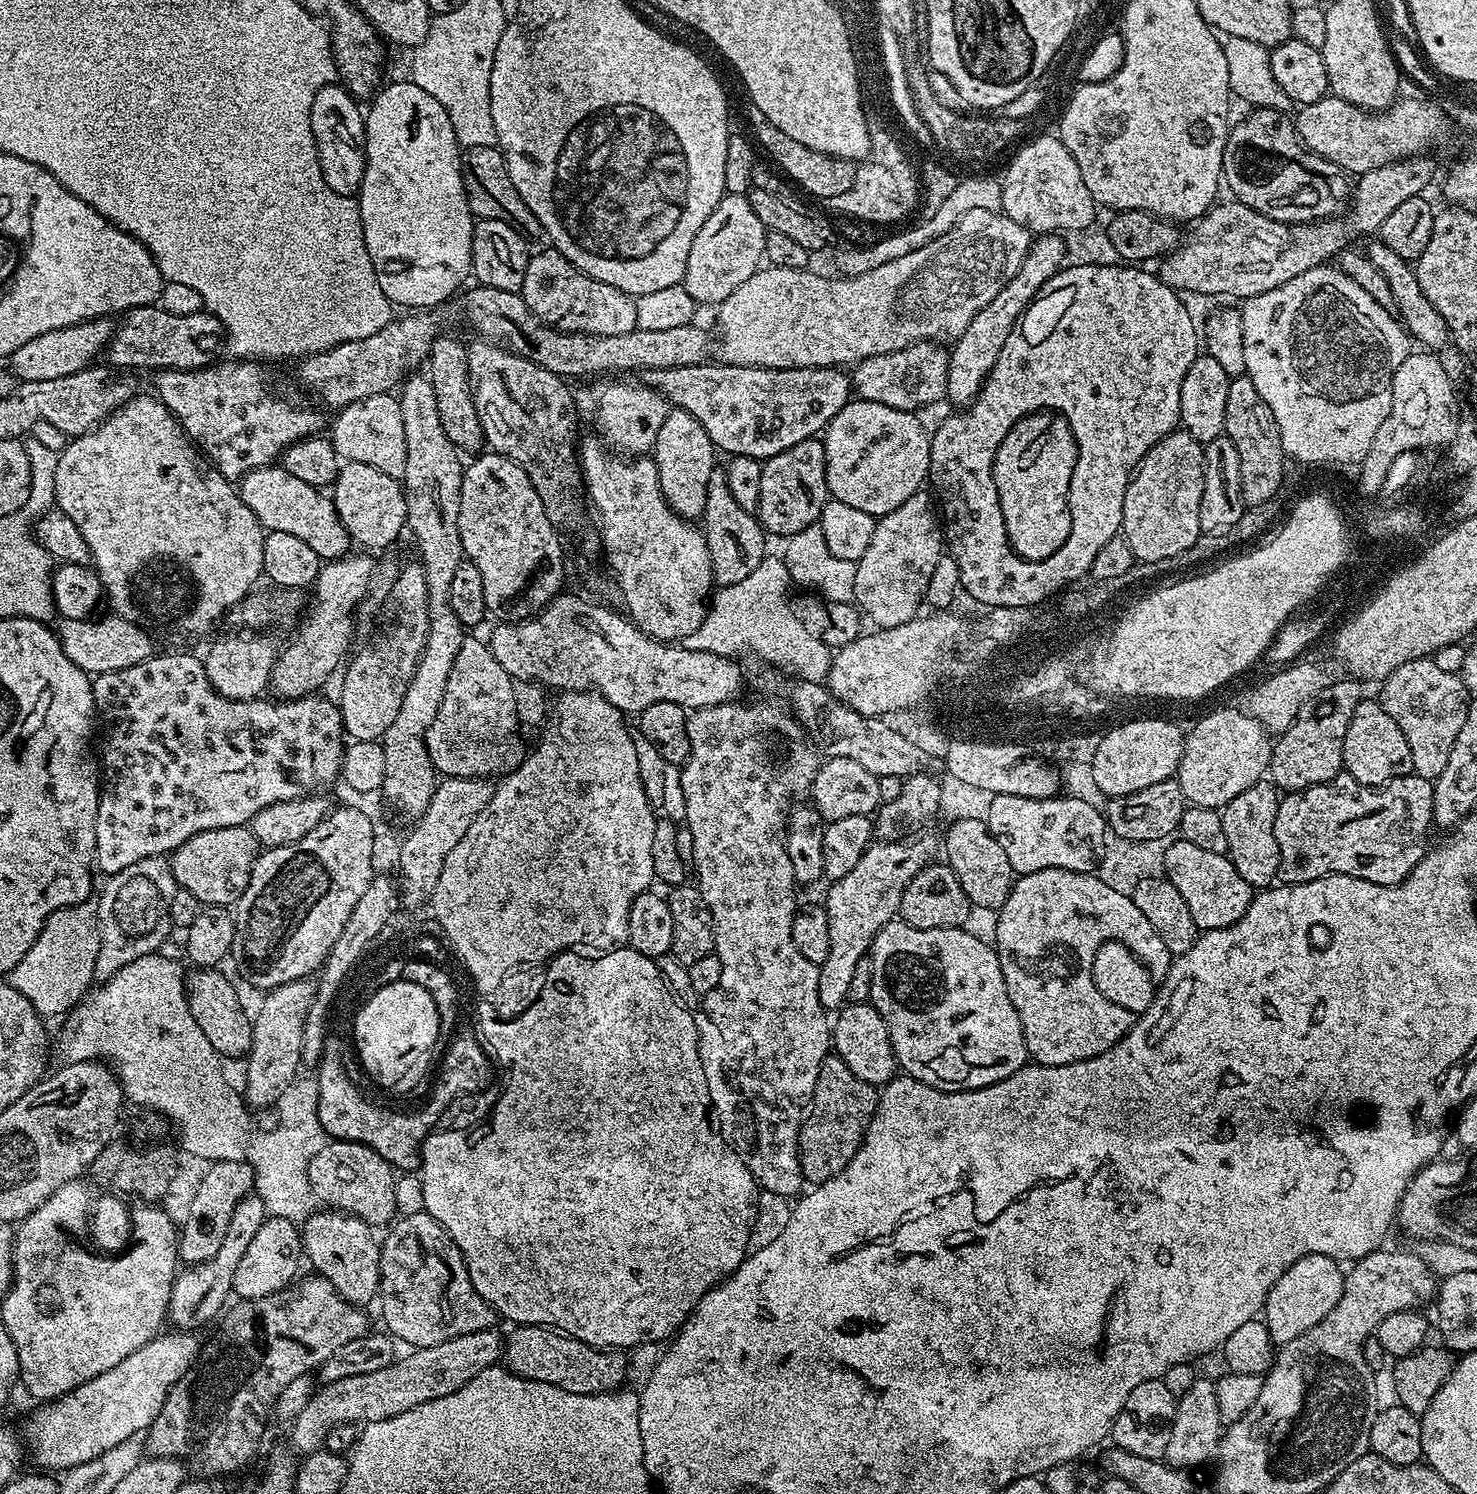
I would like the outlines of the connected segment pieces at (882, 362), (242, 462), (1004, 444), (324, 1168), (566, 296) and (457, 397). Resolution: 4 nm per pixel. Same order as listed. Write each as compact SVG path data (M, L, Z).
M919 340L916 344L890 354L878 354L855 365L850 372L850 384L855 395L862 400L882 402L894 410L916 412L927 404L936 404L946 397L949 349L943 343Z
M213 362L206 368L195 368L187 372L186 370L174 370L173 368L166 368L155 373L156 376L156 388L158 393L158 399L161 404L165 404L168 407L168 411L175 416L176 421L180 424L180 427L184 429L184 433L188 435L188 439L196 445L197 449L210 461L213 468L217 468L219 472L224 475L230 481L236 482L241 477L247 475L248 472L258 470L260 467L266 467L268 465L275 465L277 461L283 457L284 451L289 448L294 442L299 440L305 440L308 436L315 436L323 433L326 428L326 420L324 424L324 416L319 412L321 409L316 408L303 408L300 404L295 404L292 400L287 400L284 396L279 396L278 393L272 392L270 385L264 381L264 368L265 365L260 362L228 362L232 364L220 364L221 362Z
M1041 410L1020 419L1002 438L992 463L994 486L998 490L998 502L1002 506L1002 518L1006 526L1008 541L1012 551L1023 560L1050 558L1066 542L1072 525L1072 515L1068 509L1070 478L1080 449L1068 425L1068 419L1059 412Z
M329 1139L328 1144L314 1158L310 1158L308 1176L315 1199L329 1209L347 1212L350 1216L365 1220L370 1226L391 1225L397 1215L397 1173L386 1162L386 1158L370 1150L370 1146L349 1140Z
M547 250L529 255L526 266L526 278L520 287L520 296L534 310L537 318L543 324L551 324L560 332L581 332L584 336L617 336L633 332L636 326L636 302L622 290L614 286L606 286L606 282L598 282L590 278L582 270L578 270L572 263L555 250Z
M442 334L434 342L432 352L426 361L426 375L434 390L434 402L438 404L438 418L446 438L461 453L475 453L479 444L485 443L482 422L478 418L478 410L474 406L470 374L468 373L468 349L465 341L455 340L449 334Z

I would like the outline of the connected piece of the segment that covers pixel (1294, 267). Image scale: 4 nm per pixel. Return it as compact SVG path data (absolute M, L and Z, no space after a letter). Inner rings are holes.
M1427 155L1411 156L1408 160L1395 160L1393 164L1378 166L1378 170L1370 170L1355 181L1354 191L1346 211L1339 218L1313 220L1311 224L1287 224L1274 218L1266 218L1266 214L1258 214L1250 206L1239 202L1223 204L1217 202L1207 213L1195 221L1192 237L1185 239L1180 247L1163 257L1158 264L1158 275L1162 283L1181 293L1197 292L1200 296L1237 296L1240 302L1249 300L1251 296L1266 294L1266 290L1274 290L1282 286L1282 282L1290 282L1290 278L1298 278L1298 274L1306 274L1306 270L1327 265L1338 253L1345 251L1355 236L1368 236L1379 233L1382 222L1406 198L1421 195L1424 187L1432 180L1432 164Z

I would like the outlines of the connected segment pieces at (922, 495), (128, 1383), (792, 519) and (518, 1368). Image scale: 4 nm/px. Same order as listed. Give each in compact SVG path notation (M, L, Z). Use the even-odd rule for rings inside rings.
M927 491L914 493L898 510L890 510L890 514L879 517L870 546L856 561L854 594L861 613L867 619L869 616L877 629L902 626L915 620L921 611L920 604L925 603L934 566L945 552L942 524L933 497Z
M171 1331L146 1342L146 1346L134 1350L130 1358L122 1358L122 1362L106 1370L106 1374L82 1382L82 1386L70 1390L59 1400L36 1406L24 1424L22 1440L27 1455L29 1452L40 1467L37 1469L63 1474L69 1468L82 1466L82 1462L99 1460L106 1450L114 1450L114 1446L147 1433L178 1378L192 1368L202 1351L201 1341L196 1341L191 1331Z
M823 439L803 440L798 446L790 446L790 450L782 450L782 454L763 461L762 487L755 515L769 537L787 538L798 534L798 530L813 527L829 499Z
M521 1324L511 1331L502 1344L502 1364L515 1376L553 1384L562 1390L570 1390L570 1394L594 1394L617 1391L623 1385L620 1383L624 1375L630 1372L623 1355L592 1348L555 1328L545 1328L543 1324Z

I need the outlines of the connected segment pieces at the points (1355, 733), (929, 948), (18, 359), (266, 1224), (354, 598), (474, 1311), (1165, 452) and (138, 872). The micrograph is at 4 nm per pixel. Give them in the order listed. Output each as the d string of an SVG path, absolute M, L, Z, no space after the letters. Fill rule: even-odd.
M1361 699L1354 710L1354 718L1350 718L1350 726L1346 726L1346 742L1342 746L1342 754L1343 771L1350 773L1359 784L1389 784L1394 778L1412 772L1410 742L1406 742L1406 734L1402 734L1398 722L1394 722L1394 718L1390 718L1390 714L1386 714L1384 707L1375 699Z
M899 918L891 920L872 939L870 955L874 966L874 982L870 982L869 1001L882 1014L886 1022L886 1030L890 1030L890 1042L894 1046L896 1063L907 1075L912 1076L922 1083L937 1088L943 1092L969 1092L971 1088L985 1088L1002 1078L1010 1078L1025 1064L1030 1057L1026 1038L1022 1034L1022 1022L1018 1018L1018 1010L1014 1010L1014 1002L1010 1002L1010 994L1006 994L1006 978L1002 978L1002 966L998 962L998 954L991 943L979 940L972 932L967 932L967 927L959 928L935 928L934 930L922 930L910 926L905 920Z
M101 318L87 320L74 326L66 326L62 330L50 330L50 334L32 336L29 341L18 346L10 357L10 371L16 375L17 381L29 380L30 382L46 382L46 378L66 378L66 374L78 374L78 370L93 367L96 355L103 353L112 340L114 324L111 319Z
M269 1216L258 1226L246 1254L238 1261L238 1270L234 1270L232 1291L240 1300L257 1300L280 1292L297 1279L296 1271L302 1264L302 1232L297 1221L282 1217Z
M347 554L337 560L329 560L321 567L315 583L310 588L312 593L312 605L307 605L306 615L303 617L304 625L300 628L300 637L289 642L276 657L276 664L272 668L270 677L270 692L273 697L297 700L303 696L310 696L321 691L320 687L331 678L341 667L345 658L349 655L348 647L352 644L352 628L354 632L354 620L352 624L352 612L359 609L364 595L368 593L368 579L374 567L371 555L353 556Z
M417 1210L409 1216L402 1216L387 1229L388 1237L380 1244L378 1305L380 1304L380 1312L384 1315L383 1327L401 1345L412 1344L408 1346L413 1349L438 1346L462 1334L474 1334L478 1330L492 1328L498 1320L496 1311L485 1302L482 1294L474 1290L466 1262L450 1234L446 1234L444 1227L429 1212Z
M1177 430L1168 436L1163 436L1144 455L1142 462L1132 474L1132 481L1126 486L1126 498L1122 502L1122 522L1120 523L1120 532L1124 541L1130 546L1133 557L1139 563L1162 562L1194 546L1194 542L1201 534L1200 507L1202 506L1203 489L1204 445L1197 442L1189 432Z
M164 856L142 858L142 862L134 862L134 866L126 866L126 870L118 870L114 875L103 881L104 889L96 900L96 913L100 923L100 953L96 959L95 979L103 982L116 975L118 970L143 955L150 955L169 939L168 928L173 927L170 910L170 898L174 898L178 887L172 877L171 863Z

